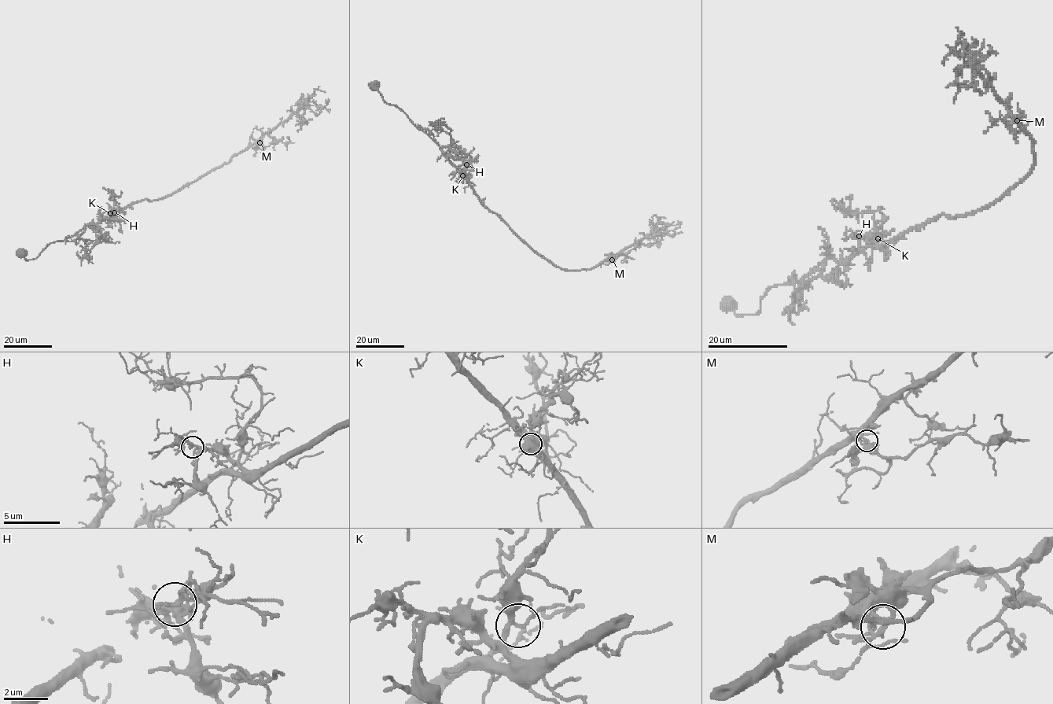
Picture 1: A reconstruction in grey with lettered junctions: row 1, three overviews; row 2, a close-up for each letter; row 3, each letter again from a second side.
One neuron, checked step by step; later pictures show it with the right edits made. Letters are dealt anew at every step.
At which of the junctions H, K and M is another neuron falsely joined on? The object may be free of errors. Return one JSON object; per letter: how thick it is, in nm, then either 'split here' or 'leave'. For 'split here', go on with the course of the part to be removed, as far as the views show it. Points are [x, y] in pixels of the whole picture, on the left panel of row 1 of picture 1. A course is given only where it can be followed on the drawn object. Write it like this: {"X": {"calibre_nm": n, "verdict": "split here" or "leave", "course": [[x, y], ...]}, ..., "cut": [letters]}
{"H": {"calibre_nm": 180, "verdict": "leave"}, "K": {"calibre_nm": 240, "verdict": "leave"}, "M": {"calibre_nm": 150, "verdict": "leave"}, "cut": []}

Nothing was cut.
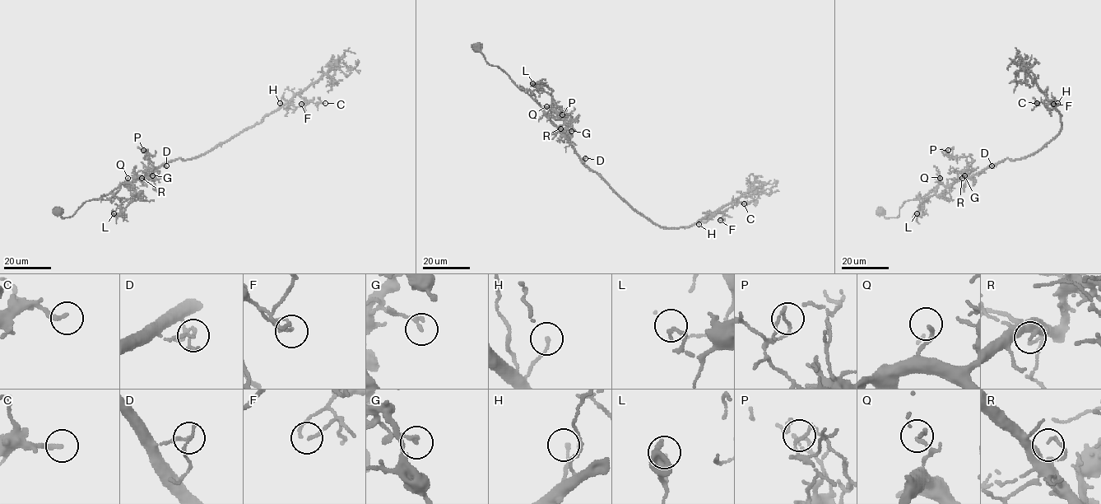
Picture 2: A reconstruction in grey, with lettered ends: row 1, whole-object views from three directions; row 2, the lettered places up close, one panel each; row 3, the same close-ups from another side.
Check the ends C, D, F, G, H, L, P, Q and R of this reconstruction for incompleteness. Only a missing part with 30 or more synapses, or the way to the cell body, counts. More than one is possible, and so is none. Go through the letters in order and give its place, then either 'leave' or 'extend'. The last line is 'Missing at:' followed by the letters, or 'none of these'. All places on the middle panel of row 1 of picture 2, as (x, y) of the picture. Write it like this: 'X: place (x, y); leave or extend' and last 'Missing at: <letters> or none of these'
C: place (744, 203); extend
D: place (585, 158); leave
F: place (720, 220); leave
G: place (571, 131); leave
H: place (699, 224); leave
L: place (532, 83); leave
P: place (562, 114); leave
Q: place (546, 106); leave
R: place (560, 128); leave
Missing at: C

